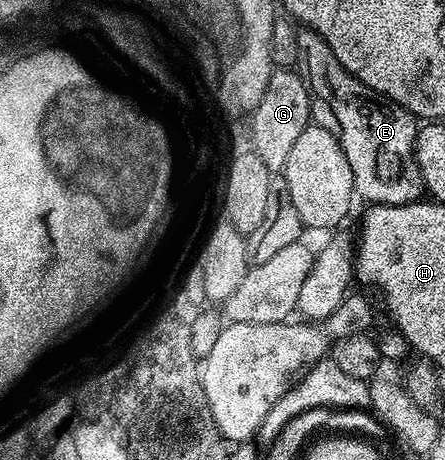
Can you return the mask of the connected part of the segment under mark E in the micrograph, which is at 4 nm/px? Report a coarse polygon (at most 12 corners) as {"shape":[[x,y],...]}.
{"shape":[[298,30],[311,119],[366,204],[426,194],[419,120]]}

